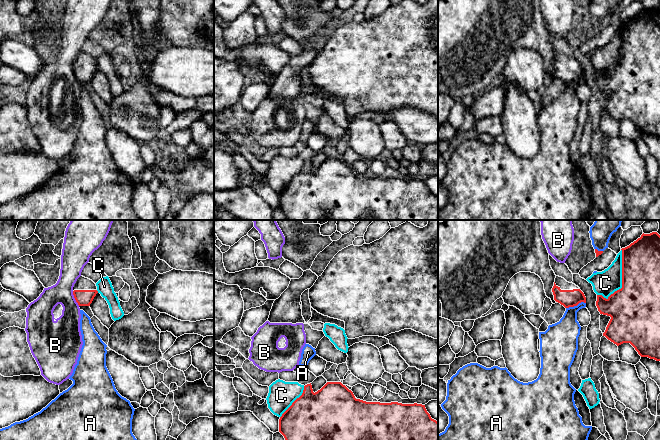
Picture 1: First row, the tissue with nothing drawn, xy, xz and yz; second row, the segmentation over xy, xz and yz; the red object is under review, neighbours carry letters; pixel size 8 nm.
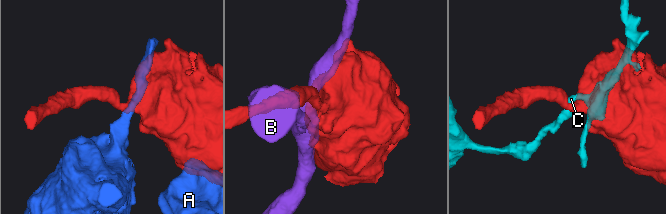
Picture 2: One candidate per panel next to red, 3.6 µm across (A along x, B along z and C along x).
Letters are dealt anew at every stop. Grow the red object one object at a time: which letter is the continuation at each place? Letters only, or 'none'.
none

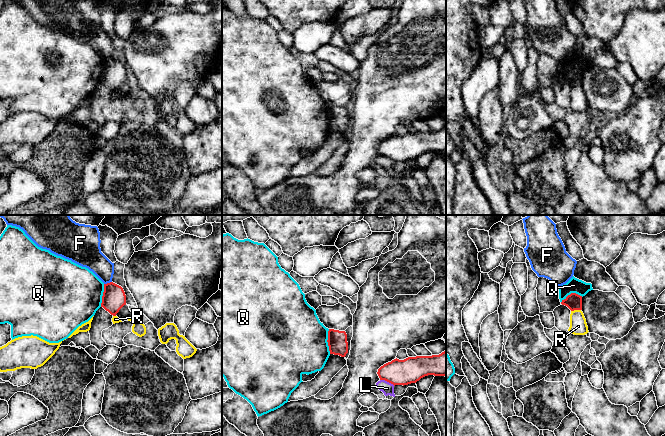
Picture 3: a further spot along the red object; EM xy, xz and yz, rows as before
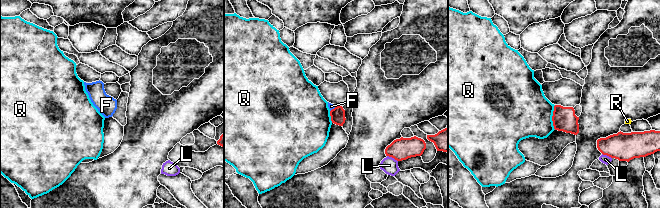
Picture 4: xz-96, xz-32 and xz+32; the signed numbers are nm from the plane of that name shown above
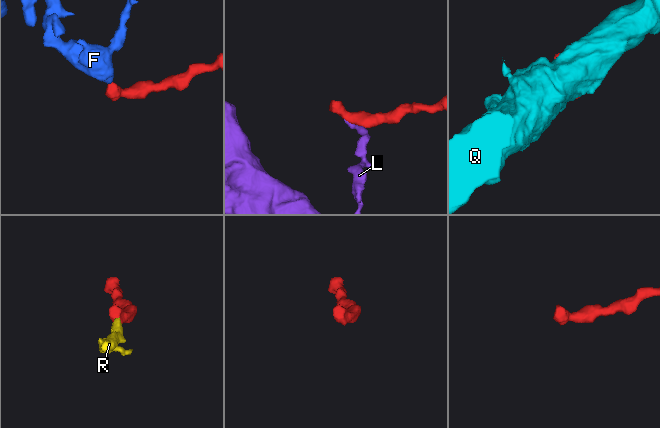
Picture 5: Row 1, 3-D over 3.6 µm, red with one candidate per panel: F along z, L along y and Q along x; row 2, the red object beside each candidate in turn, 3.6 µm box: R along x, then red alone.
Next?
none

